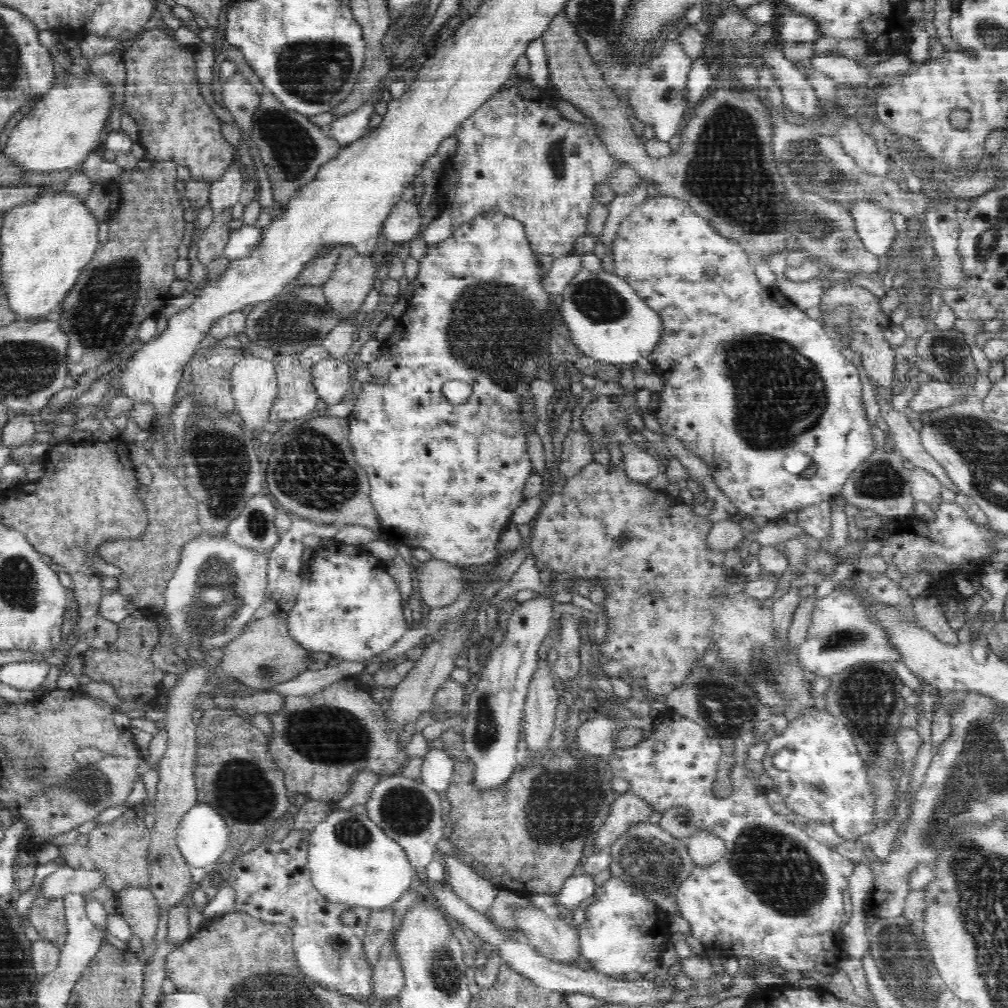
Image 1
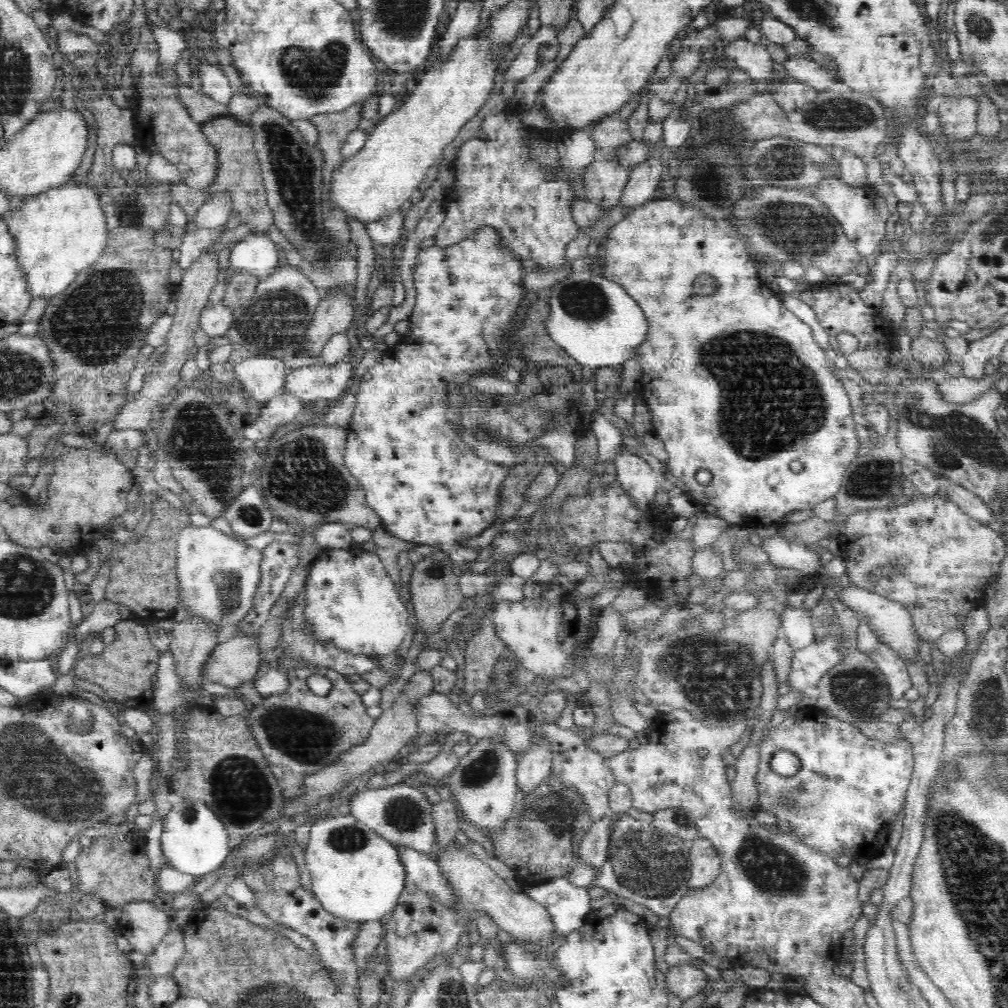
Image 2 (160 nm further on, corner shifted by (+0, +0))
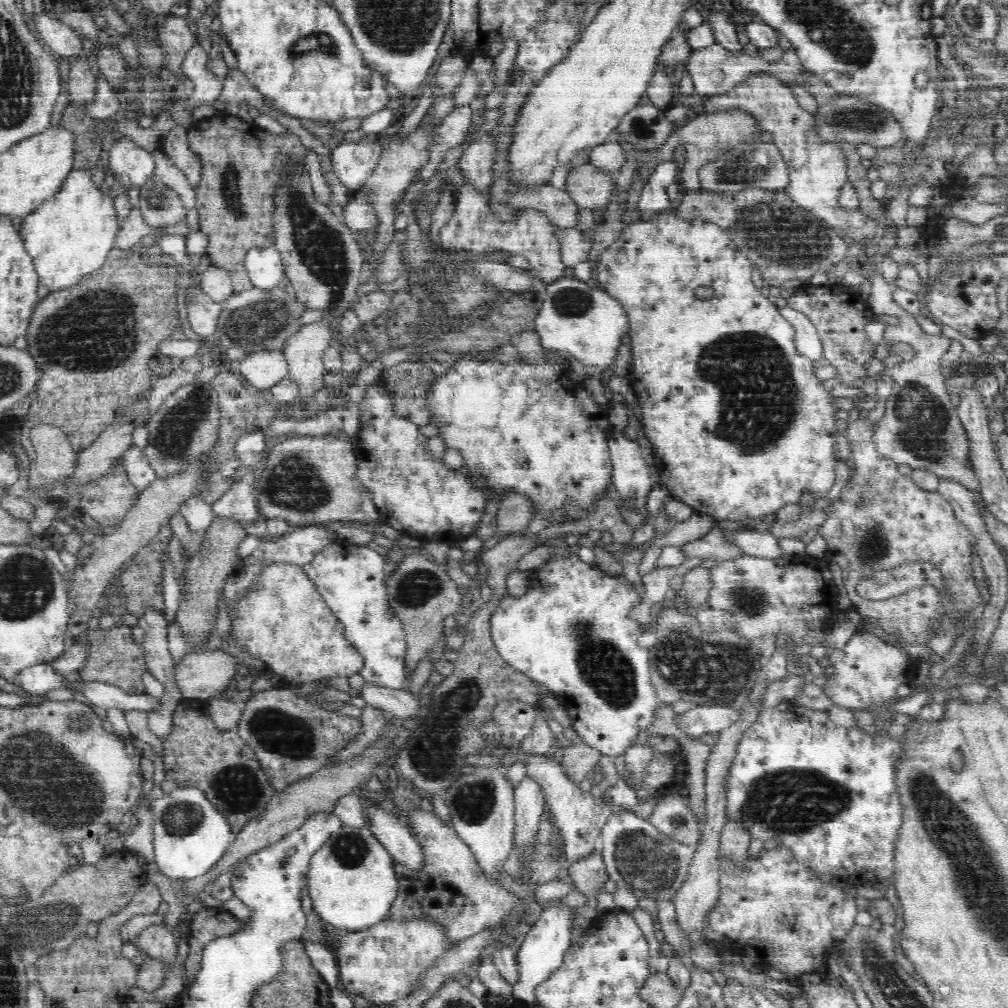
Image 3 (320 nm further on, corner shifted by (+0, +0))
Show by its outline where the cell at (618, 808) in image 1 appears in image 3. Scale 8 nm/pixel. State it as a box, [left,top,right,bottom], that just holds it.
[567,850,609,899]

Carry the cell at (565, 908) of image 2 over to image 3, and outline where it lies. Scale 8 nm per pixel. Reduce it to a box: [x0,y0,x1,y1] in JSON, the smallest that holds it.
[513,901,575,1007]

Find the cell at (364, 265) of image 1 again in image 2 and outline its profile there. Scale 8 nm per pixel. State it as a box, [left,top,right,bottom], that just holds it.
[295,291,355,356]

